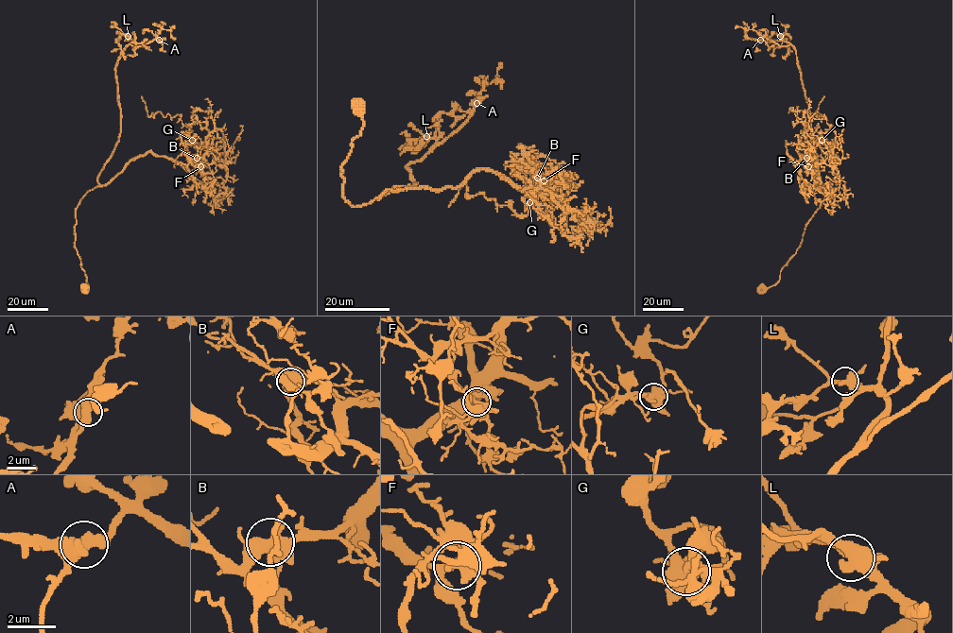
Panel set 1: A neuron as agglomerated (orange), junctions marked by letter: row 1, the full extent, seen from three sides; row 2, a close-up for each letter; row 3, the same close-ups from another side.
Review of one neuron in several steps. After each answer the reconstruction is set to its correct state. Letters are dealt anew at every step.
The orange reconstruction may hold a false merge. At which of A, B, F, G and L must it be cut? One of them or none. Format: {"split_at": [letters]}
{"split_at": ["G"]}

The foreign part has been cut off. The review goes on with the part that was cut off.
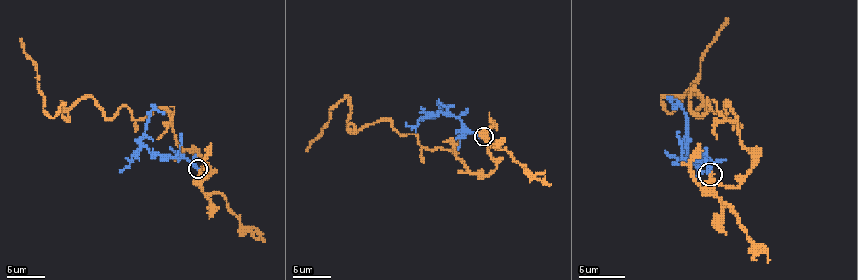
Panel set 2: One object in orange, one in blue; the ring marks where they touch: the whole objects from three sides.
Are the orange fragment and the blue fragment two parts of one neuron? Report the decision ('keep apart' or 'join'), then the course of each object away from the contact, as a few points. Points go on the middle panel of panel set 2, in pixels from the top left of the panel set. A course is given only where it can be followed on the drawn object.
join; orange runs (485, 135), (496, 167), (473, 174), (449, 149), (423, 147), (388, 120), (351, 134), (346, 95), (306, 151); blue runs (483, 135), (471, 132), (458, 118), (438, 112), (427, 118), (435, 114), (443, 105), (450, 106)

